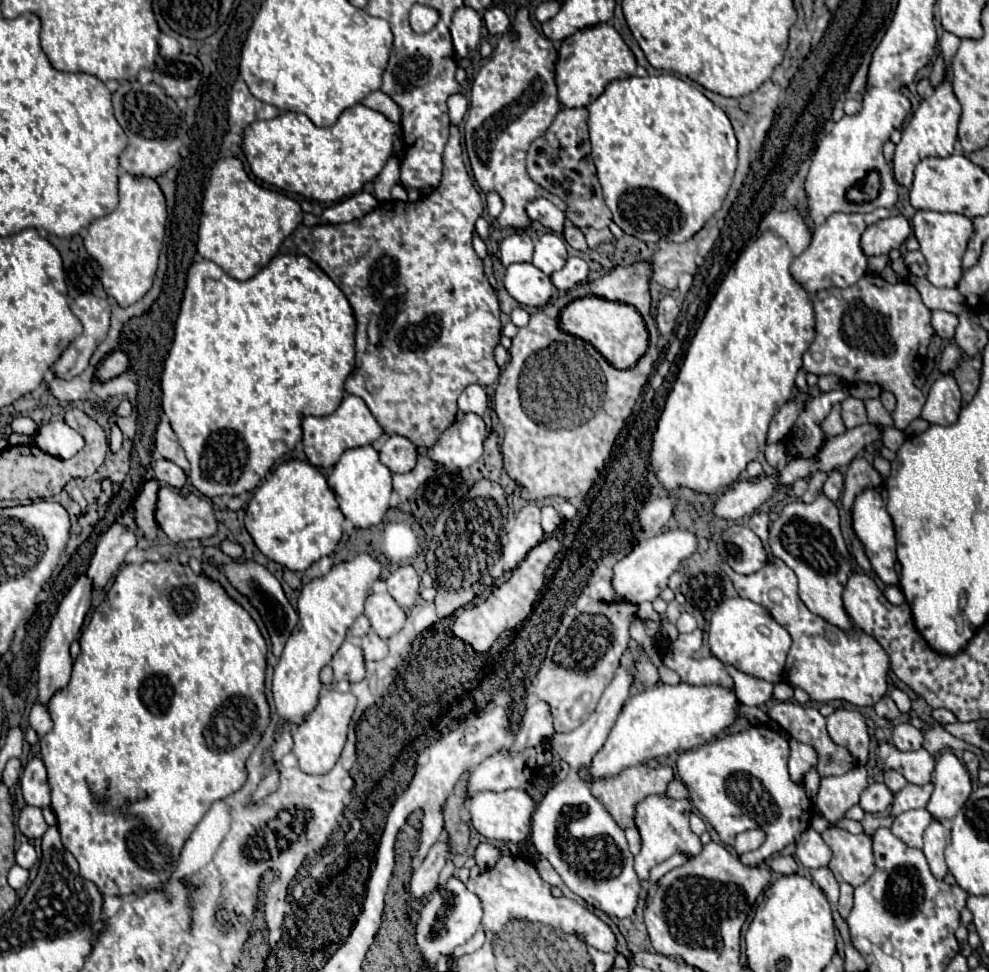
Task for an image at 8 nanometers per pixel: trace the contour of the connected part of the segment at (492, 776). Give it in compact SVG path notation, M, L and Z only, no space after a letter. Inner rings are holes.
M523 750L523 754L517 754L515 758L511 758L509 752L499 752L471 772L467 782L467 798L483 790L503 792L509 788L523 788L535 770L535 750Z

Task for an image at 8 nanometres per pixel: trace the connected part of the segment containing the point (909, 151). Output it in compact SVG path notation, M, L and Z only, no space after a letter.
M943 32L941 40L939 40L939 48L941 48L941 54L945 58L943 82L935 88L933 96L925 98L919 104L919 108L913 112L909 124L903 130L901 142L895 146L895 158L893 158L895 178L897 178L899 184L903 184L907 188L913 182L913 172L915 172L915 166L919 164L919 160L923 160L927 156L941 156L943 158L943 156L951 156L953 154L953 146L955 146L955 140L957 140L957 124L959 124L959 118L961 118L961 104L959 104L959 100L953 94L951 60L953 60L959 44L961 44L961 40L955 34Z

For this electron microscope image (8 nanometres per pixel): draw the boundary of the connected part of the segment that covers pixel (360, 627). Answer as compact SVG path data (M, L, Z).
M359 616L355 622L353 622L353 626L349 628L349 636L357 636L357 638L361 638L361 636L365 636L367 634L367 630L369 630L369 620L365 618L365 616Z

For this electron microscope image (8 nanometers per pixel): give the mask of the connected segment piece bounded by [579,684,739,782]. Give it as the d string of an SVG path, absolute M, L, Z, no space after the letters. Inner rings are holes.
M655 684L625 702L605 744L593 756L591 764L579 770L579 776L585 782L613 778L621 774L621 770L637 766L649 758L703 746L735 722L737 704L739 700L735 698L735 692L719 690L719 686Z

